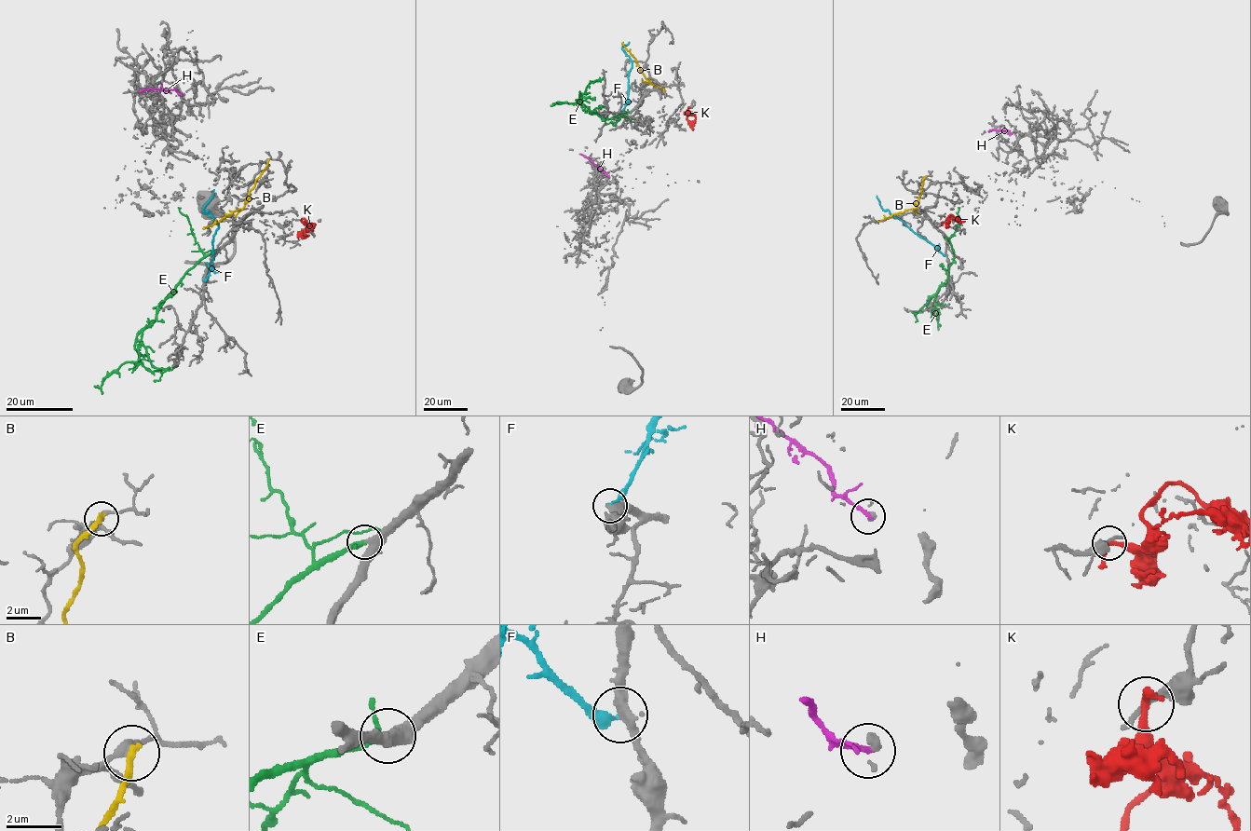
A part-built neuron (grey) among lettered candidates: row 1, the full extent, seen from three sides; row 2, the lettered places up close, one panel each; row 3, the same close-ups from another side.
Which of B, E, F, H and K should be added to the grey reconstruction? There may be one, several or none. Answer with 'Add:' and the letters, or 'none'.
Add: E

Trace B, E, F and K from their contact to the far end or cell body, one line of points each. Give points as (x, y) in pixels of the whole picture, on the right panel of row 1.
B: (926, 176), (916, 208), (877, 221)
E: (947, 237), (952, 250), (953, 262), (948, 267), (946, 280), (934, 299), (940, 324)
F: (945, 255), (884, 211), (877, 196)
K: (943, 222), (951, 218), (964, 221)

